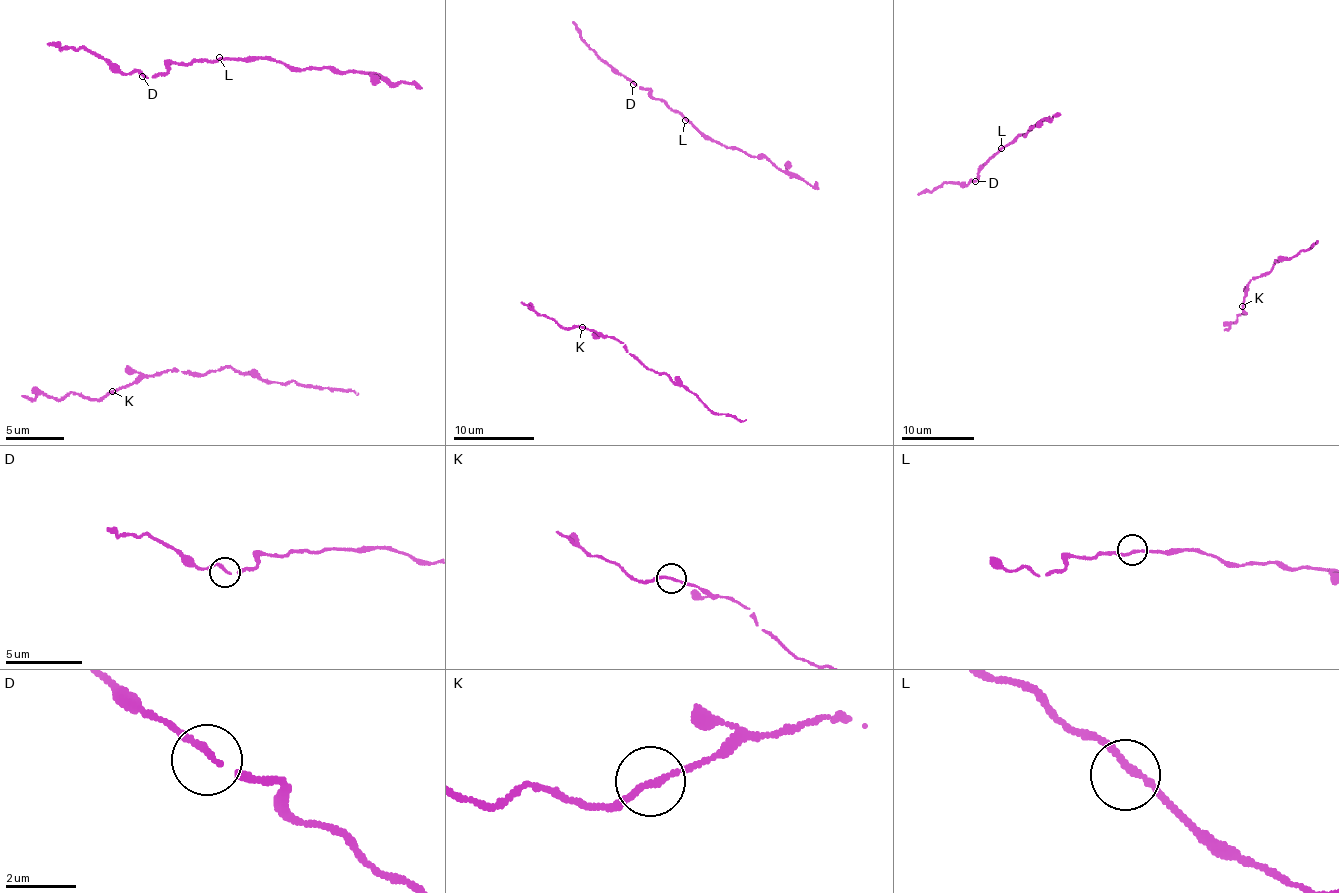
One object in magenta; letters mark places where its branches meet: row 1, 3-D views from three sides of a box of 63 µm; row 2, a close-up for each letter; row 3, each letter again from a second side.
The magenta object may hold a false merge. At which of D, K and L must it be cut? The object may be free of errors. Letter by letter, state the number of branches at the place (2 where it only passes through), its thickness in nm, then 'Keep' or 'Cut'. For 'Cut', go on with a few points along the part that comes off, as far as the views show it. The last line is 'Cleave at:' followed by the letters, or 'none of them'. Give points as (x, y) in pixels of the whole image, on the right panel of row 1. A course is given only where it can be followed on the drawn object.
D: Branches: 2. Thickness 150 nm. Keep
K: Branches: 2. Thickness 160 nm. Keep
L: Branches: 2. Thickness 180 nm. Keep
Cleave at: none of them

